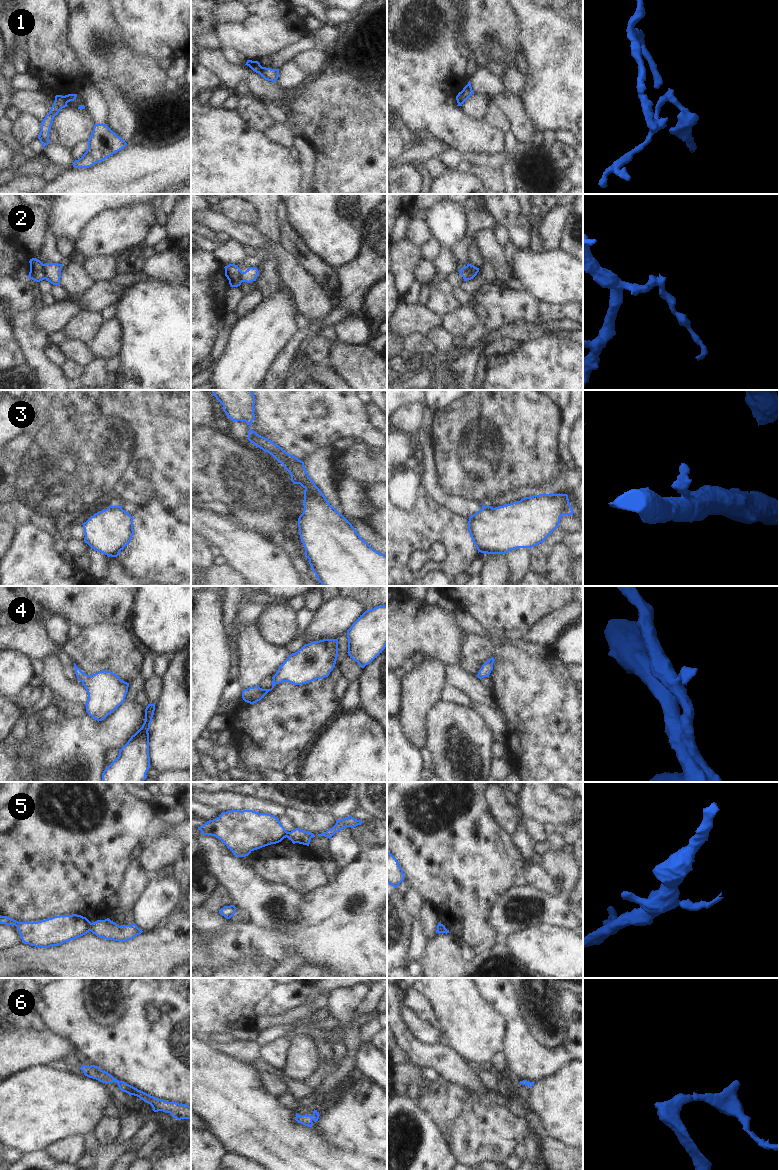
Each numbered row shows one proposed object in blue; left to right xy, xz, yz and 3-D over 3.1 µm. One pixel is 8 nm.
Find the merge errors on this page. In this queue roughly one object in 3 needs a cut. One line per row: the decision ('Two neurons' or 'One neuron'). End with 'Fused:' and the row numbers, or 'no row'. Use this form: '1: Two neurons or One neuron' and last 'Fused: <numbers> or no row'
1: Two neurons
2: Two neurons
3: Two neurons
4: One neuron
5: Two neurons
6: One neuron
Fused: 1, 2, 3, 5

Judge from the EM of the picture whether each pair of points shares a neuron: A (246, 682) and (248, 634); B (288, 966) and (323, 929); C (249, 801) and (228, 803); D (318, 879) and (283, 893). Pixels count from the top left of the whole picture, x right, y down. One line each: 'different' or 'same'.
A: same
B: different
C: same
D: different

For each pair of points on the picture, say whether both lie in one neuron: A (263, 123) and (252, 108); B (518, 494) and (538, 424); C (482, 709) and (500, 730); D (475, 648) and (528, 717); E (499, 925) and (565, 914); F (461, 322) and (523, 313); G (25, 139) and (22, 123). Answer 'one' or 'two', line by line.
A: one
B: one
C: one
D: one
E: one
F: two
G: one

